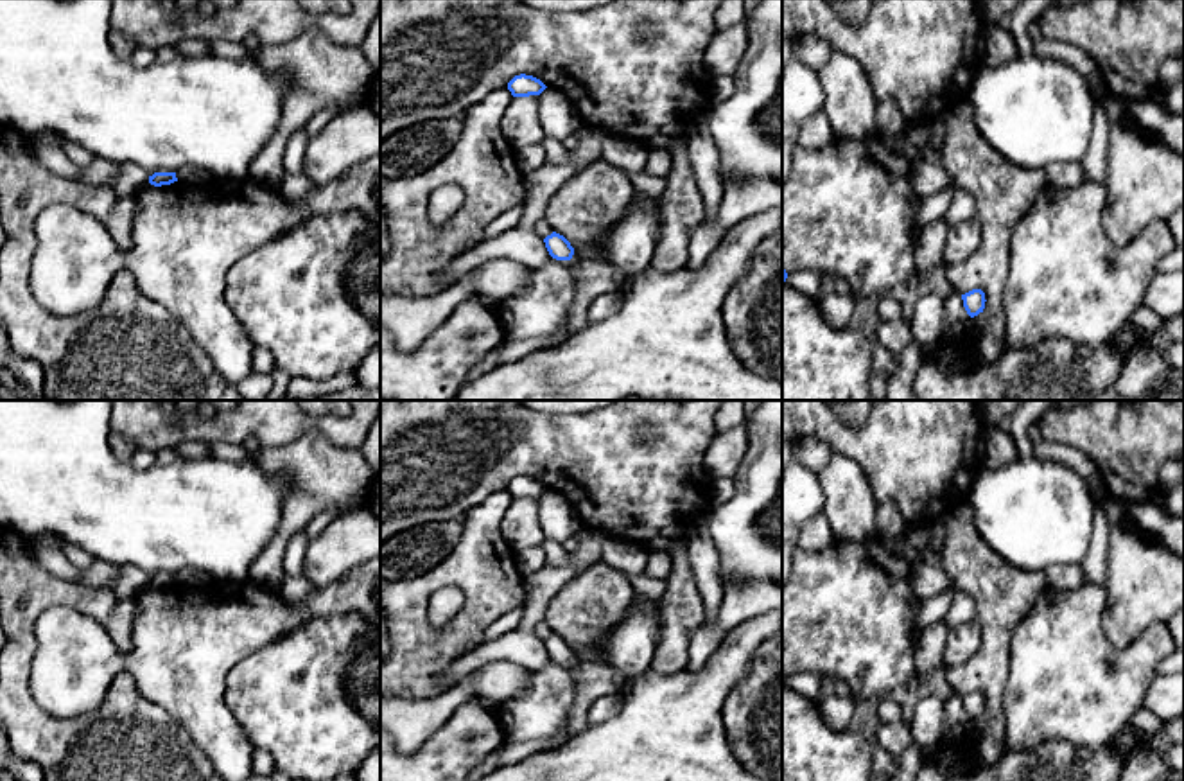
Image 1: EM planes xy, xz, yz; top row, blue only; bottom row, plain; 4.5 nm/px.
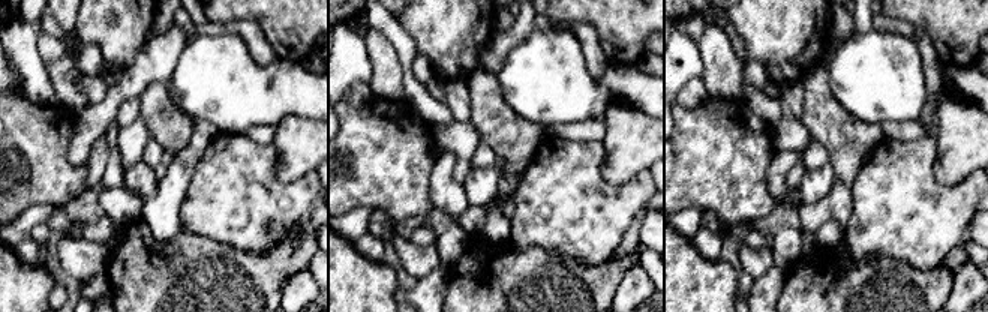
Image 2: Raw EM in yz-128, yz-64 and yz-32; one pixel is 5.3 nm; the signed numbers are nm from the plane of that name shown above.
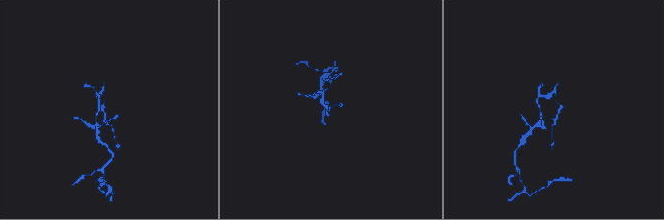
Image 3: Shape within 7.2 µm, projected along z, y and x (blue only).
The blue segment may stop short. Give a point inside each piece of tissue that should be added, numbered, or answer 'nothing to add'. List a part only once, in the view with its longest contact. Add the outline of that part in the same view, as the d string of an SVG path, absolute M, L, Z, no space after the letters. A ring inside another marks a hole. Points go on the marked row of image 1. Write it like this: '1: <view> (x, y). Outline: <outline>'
nothing to add

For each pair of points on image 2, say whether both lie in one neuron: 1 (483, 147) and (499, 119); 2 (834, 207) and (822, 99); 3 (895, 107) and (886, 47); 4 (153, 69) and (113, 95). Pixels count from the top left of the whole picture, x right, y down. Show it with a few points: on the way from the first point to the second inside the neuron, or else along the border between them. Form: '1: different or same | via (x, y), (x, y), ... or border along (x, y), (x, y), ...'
1: different | border along (482, 140), (492, 149), (496, 164)
2: same | via (841, 180), (841, 134), (834, 126)
3: same | via (895, 92), (886, 83), (886, 62)
4: same | via (143, 72), (123, 90)

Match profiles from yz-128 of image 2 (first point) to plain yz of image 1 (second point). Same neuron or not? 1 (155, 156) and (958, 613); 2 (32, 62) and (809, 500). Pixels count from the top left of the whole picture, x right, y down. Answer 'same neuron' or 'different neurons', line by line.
1: same neuron
2: same neuron

